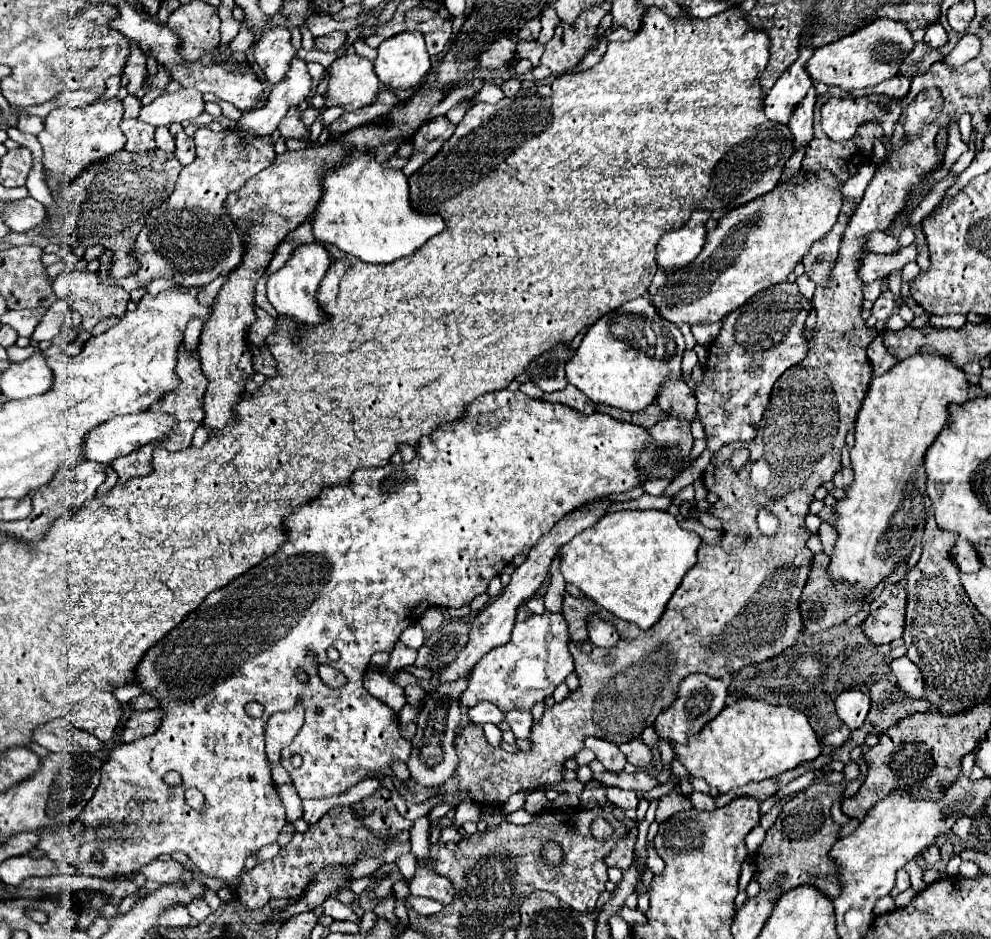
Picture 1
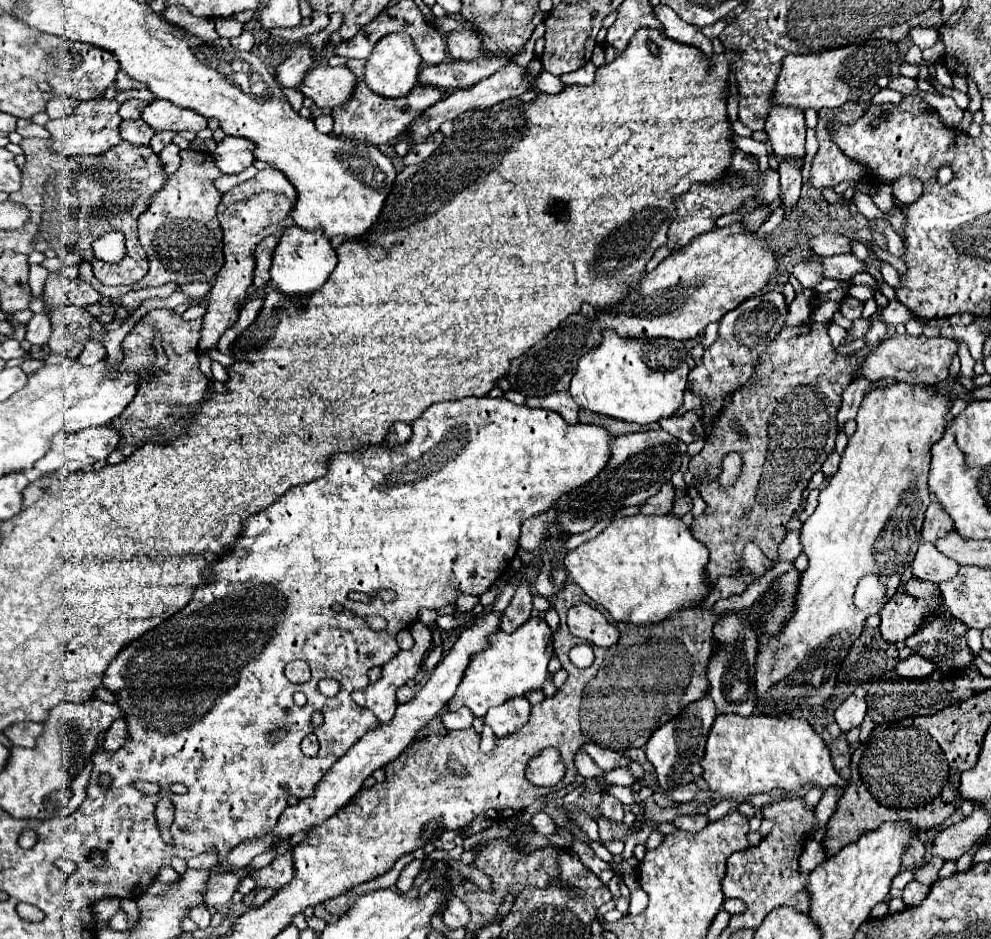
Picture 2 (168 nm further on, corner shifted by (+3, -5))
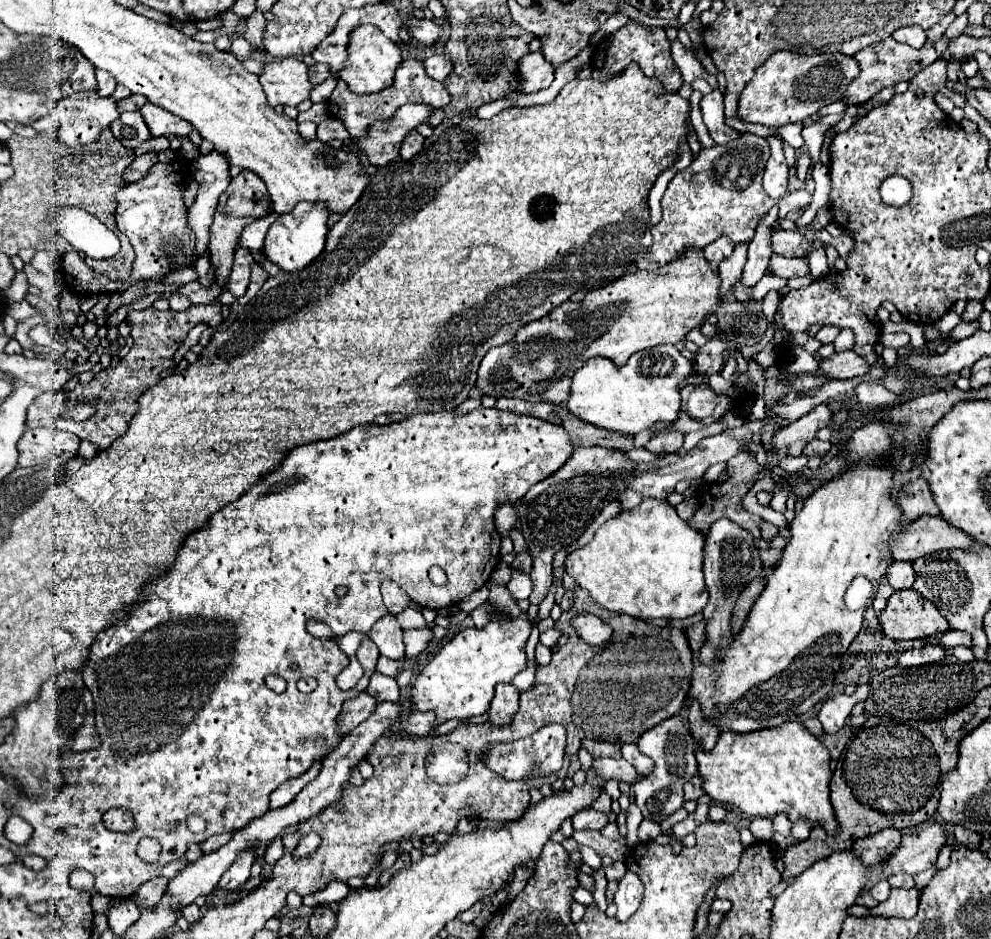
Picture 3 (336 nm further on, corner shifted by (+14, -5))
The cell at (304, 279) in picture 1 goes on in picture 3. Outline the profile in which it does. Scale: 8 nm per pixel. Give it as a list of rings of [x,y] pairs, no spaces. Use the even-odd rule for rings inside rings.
[[[298,203],[298,207],[294,207],[290,215],[280,215],[268,229],[262,247],[264,257],[286,273],[306,269],[324,251],[324,241],[328,233],[326,221],[328,221],[326,207],[318,207],[318,203]]]

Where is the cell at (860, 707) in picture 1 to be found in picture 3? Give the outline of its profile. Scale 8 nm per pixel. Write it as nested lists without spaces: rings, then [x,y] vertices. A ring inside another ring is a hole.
[[[866,683],[858,686],[852,695],[840,693],[840,695],[830,697],[818,713],[818,719],[824,727],[824,733],[836,733],[838,729],[842,729],[846,725],[846,719],[848,719],[852,707],[856,703],[866,700],[869,694],[870,685]]]

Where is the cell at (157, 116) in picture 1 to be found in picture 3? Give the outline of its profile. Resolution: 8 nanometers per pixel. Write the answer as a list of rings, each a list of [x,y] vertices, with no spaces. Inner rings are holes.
[[[146,103],[142,109],[140,109],[152,137],[160,137],[160,135],[180,135],[180,137],[186,137],[194,127],[190,127],[190,123],[186,123],[184,119],[168,113],[166,109],[160,109],[158,105],[152,105],[152,103]]]

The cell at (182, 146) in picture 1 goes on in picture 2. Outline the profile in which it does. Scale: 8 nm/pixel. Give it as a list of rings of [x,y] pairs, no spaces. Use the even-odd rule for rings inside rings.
[[[167,145],[161,153],[159,153],[159,159],[161,159],[161,165],[163,165],[163,169],[171,175],[171,173],[175,173],[177,171],[177,167],[179,167],[179,147],[177,145]]]

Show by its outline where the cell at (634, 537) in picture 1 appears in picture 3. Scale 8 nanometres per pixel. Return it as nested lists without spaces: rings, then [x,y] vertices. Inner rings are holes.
[[[648,499],[646,503],[642,503],[642,507],[636,507],[636,511],[622,511],[618,517],[608,519],[602,527],[598,527],[594,539],[588,545],[574,549],[566,557],[566,573],[574,577],[580,589],[586,589],[590,597],[608,611],[626,613],[638,619],[684,619],[700,613],[708,603],[702,561],[704,537],[694,531],[684,519],[680,519],[672,505],[668,505],[666,501],[658,503],[658,499]]]

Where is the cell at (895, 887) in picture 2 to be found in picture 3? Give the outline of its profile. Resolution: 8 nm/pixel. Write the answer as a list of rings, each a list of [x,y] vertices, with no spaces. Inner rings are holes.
[[[884,879],[884,881],[876,883],[876,885],[870,889],[870,895],[872,895],[876,901],[886,901],[888,895],[890,895],[890,885],[888,885],[888,881]]]

